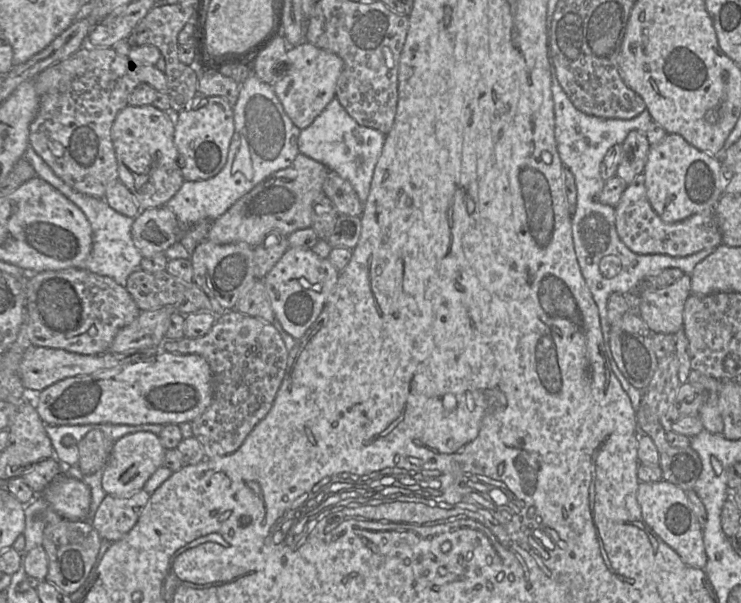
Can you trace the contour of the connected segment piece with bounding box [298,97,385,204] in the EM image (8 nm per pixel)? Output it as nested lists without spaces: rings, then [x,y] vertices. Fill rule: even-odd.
[[[334,97],[314,121],[300,131],[298,149],[301,154],[323,163],[330,171],[347,180],[364,204],[369,195],[373,173],[384,141],[383,133],[359,125]]]

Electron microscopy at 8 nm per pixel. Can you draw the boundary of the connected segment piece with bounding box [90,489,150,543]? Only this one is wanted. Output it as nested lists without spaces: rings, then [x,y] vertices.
[[[144,489],[128,497],[106,495],[90,522],[102,540],[118,541],[136,525],[149,499]]]

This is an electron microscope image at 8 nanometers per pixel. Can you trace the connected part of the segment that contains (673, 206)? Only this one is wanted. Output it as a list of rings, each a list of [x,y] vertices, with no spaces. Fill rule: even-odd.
[[[666,134],[659,143],[650,145],[643,174],[647,198],[665,223],[676,223],[697,213],[713,211],[724,194],[720,157],[698,150],[679,134]]]

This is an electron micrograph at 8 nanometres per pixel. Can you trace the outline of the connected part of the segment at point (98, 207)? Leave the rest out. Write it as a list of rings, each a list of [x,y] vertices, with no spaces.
[[[30,145],[26,149],[24,158],[34,169],[36,176],[49,183],[79,207],[89,221],[93,233],[93,242],[90,255],[84,263],[84,269],[101,276],[110,277],[116,283],[124,285],[128,276],[132,272],[140,269],[140,264],[143,259],[142,254],[134,245],[132,240],[131,229],[134,218],[119,214],[103,199],[82,194],[72,189],[54,174],[50,167],[41,159]]]

